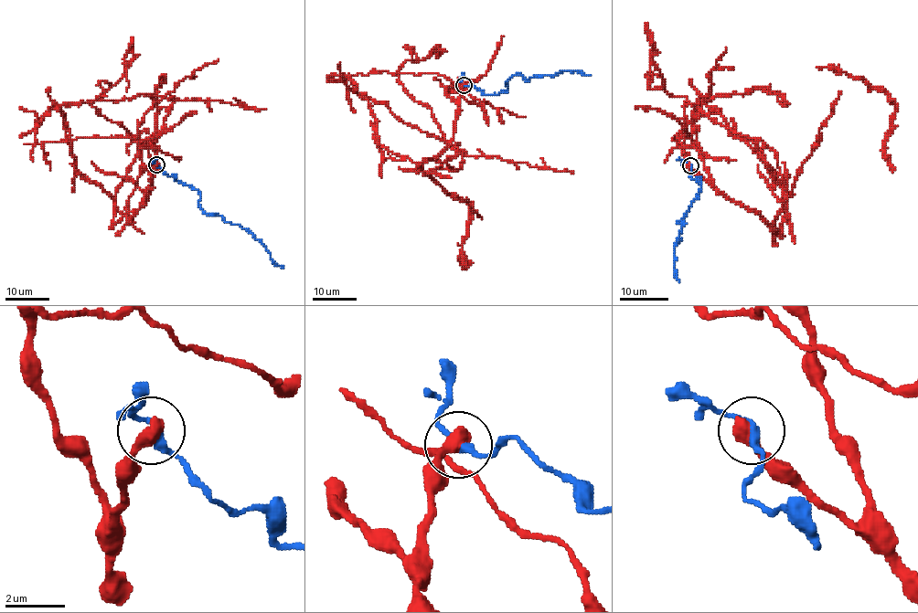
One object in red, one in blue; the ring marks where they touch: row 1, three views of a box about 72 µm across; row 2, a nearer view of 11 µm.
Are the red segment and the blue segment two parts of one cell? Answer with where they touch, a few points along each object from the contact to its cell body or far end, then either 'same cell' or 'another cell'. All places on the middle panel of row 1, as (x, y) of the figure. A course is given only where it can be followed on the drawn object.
(464, 85) | red via (464, 85), (457, 101), (437, 73), (341, 76), (368, 100), (384, 157), (464, 162), (398, 82), (440, 45) | blue via (464, 85), (472, 84), (483, 95), (498, 94), (514, 75), (528, 81), (561, 71), (590, 76) | another cell

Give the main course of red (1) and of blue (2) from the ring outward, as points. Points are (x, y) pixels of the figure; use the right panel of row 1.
1: (690, 165), (709, 179), (675, 134), (703, 100), (784, 222), (773, 149), (670, 96), (645, 24)
2: (690, 165), (689, 176), (702, 184), (678, 222), (686, 224), (675, 248), (679, 281)

